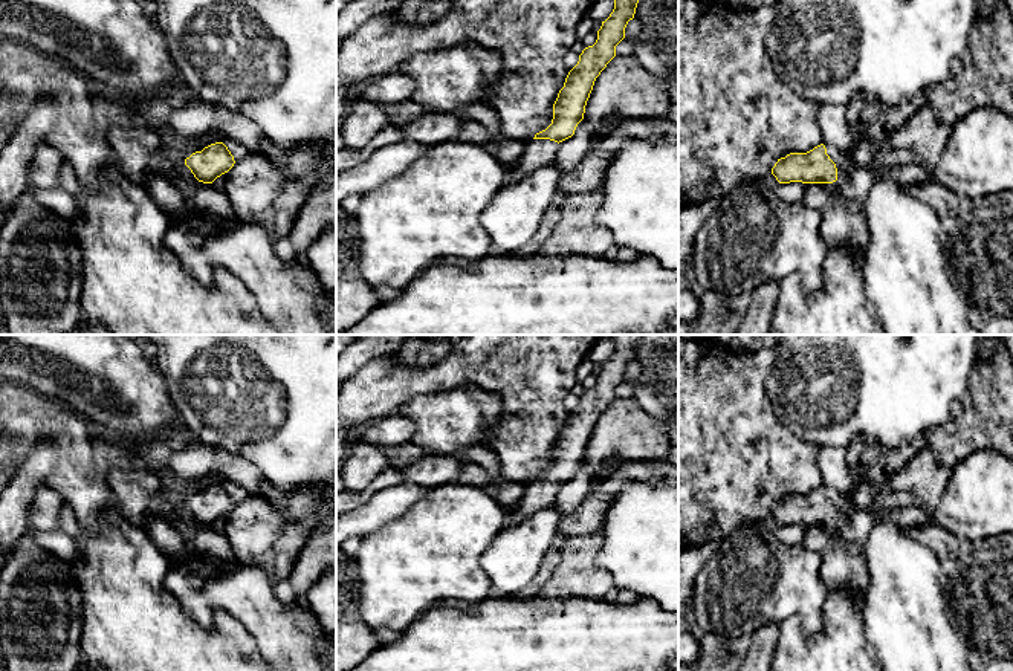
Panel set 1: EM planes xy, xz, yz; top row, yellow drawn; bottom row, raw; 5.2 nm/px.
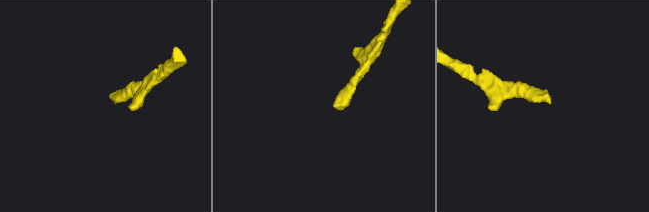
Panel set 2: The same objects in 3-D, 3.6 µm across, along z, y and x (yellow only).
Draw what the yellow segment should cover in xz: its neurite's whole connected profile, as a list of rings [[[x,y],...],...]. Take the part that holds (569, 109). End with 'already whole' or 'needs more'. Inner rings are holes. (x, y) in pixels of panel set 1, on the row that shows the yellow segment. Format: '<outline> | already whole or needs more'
[[[614,0],[614,9],[602,21],[597,40],[579,55],[553,104],[552,124],[526,141],[524,153],[507,171],[506,185],[526,179],[541,167],[553,165],[559,144],[574,135],[584,119],[585,105],[596,78],[616,57],[616,46],[625,38],[625,28],[634,18],[639,0]]] | needs more

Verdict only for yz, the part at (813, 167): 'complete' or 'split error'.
split error

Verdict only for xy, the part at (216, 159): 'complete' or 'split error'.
complete

